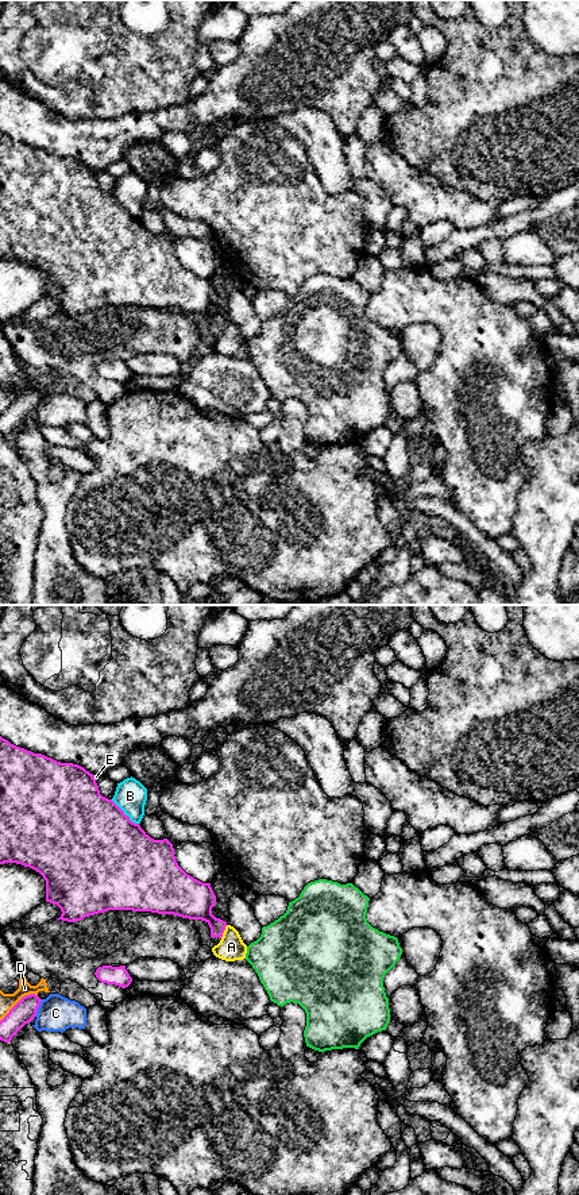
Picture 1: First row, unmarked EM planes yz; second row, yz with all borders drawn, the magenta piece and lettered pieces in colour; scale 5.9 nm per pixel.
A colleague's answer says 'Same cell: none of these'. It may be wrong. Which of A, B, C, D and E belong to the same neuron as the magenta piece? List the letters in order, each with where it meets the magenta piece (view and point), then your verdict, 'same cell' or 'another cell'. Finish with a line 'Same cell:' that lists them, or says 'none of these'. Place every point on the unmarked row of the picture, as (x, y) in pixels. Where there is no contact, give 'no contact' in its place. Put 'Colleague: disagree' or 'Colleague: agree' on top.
Colleague: agree
A: yz (223, 327) | another cell
B: yz (123, 208) | another cell
C: yz (38, 401) | another cell
D: yz (18, 397) | another cell
E: yz (93, 173) | another cell
Same cell: none of these

